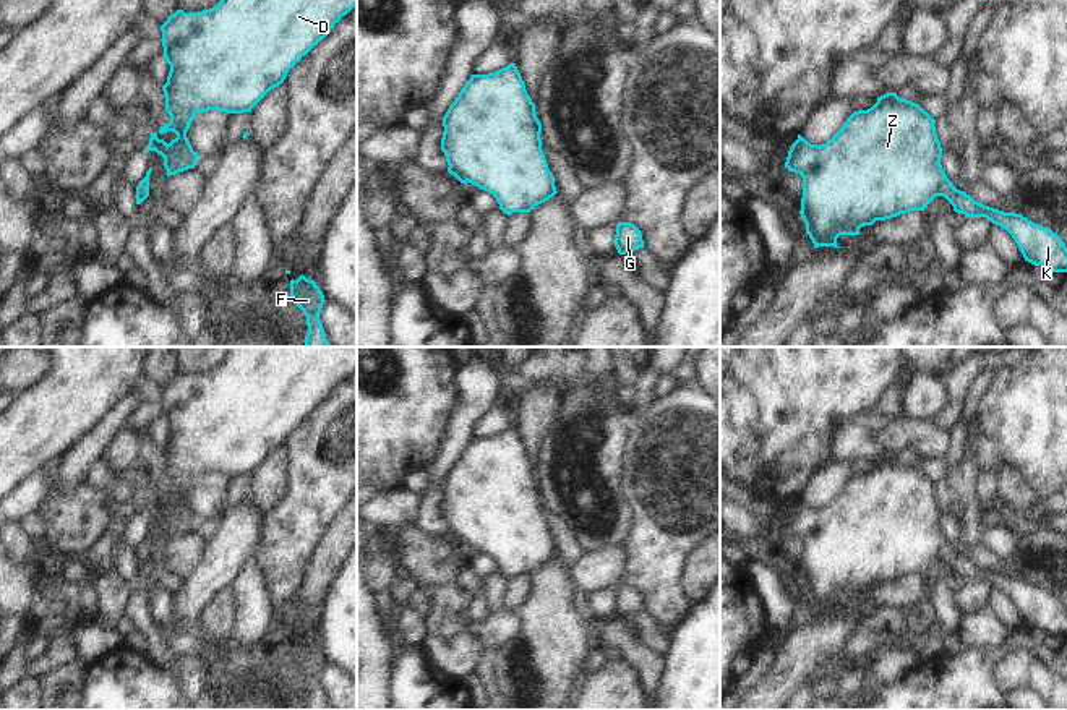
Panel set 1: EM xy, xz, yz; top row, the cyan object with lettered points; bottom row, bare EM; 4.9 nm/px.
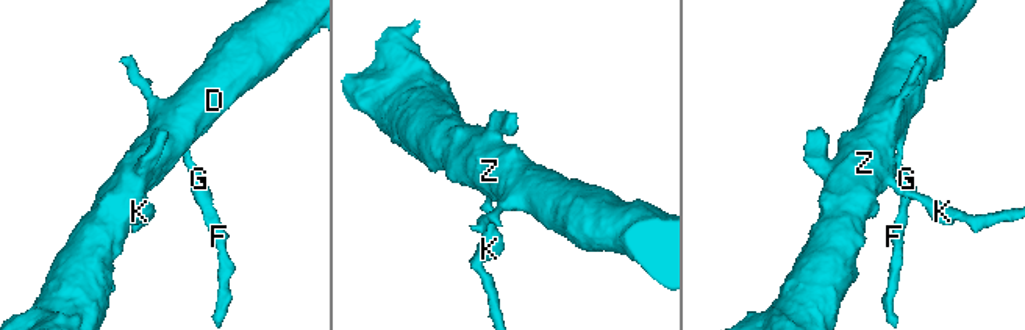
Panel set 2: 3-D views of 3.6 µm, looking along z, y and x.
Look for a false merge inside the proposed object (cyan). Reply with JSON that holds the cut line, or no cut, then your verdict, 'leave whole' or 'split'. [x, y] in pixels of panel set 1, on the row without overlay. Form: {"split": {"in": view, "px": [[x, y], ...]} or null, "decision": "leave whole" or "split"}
{"split": null, "decision": "leave whole"}

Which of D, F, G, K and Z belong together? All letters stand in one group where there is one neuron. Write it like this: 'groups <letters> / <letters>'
groups D F G K Z

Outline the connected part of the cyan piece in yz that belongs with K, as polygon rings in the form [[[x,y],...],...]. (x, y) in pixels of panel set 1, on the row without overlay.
[[[887,456],[877,460],[871,472],[853,475],[825,507],[811,507],[798,498],[785,530],[803,540],[799,577],[814,611],[840,611],[837,608],[840,598],[859,598],[864,588],[910,574],[924,574],[936,559],[944,559],[955,575],[986,580],[1005,592],[1025,624],[1052,635],[1067,635],[1067,609],[1057,597],[1022,577],[984,569],[952,548],[941,528],[944,512],[934,486],[936,483],[918,467],[900,462],[897,456]]]

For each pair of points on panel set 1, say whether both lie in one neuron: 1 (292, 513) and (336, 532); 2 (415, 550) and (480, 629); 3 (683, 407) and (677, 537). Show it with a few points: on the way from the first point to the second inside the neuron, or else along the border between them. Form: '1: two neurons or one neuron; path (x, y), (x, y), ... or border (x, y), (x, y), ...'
1: two neurons; border (339, 511), (328, 526), (310, 561)
2: two neurons; border (472, 621), (469, 631), (487, 647)
3: one neuron; path (683, 440), (681, 488), (677, 504)

